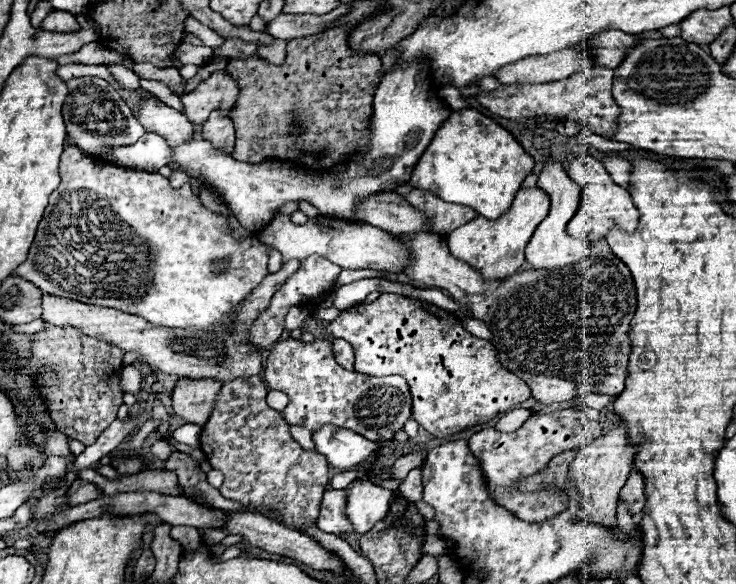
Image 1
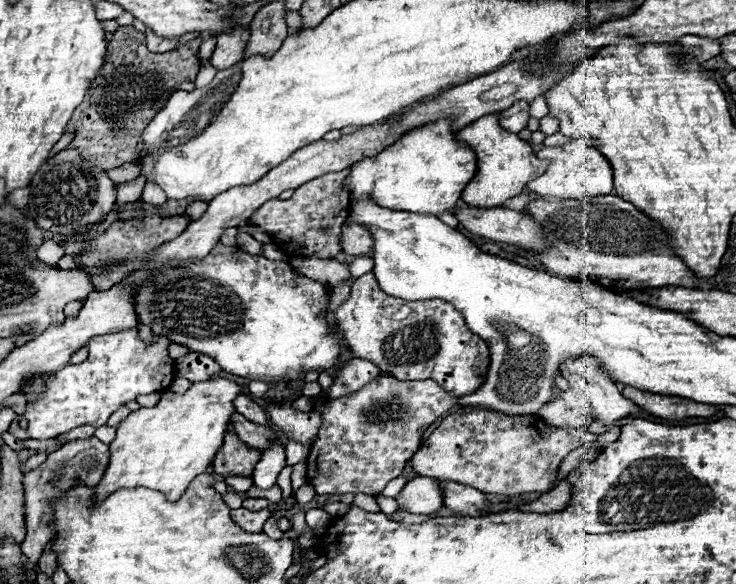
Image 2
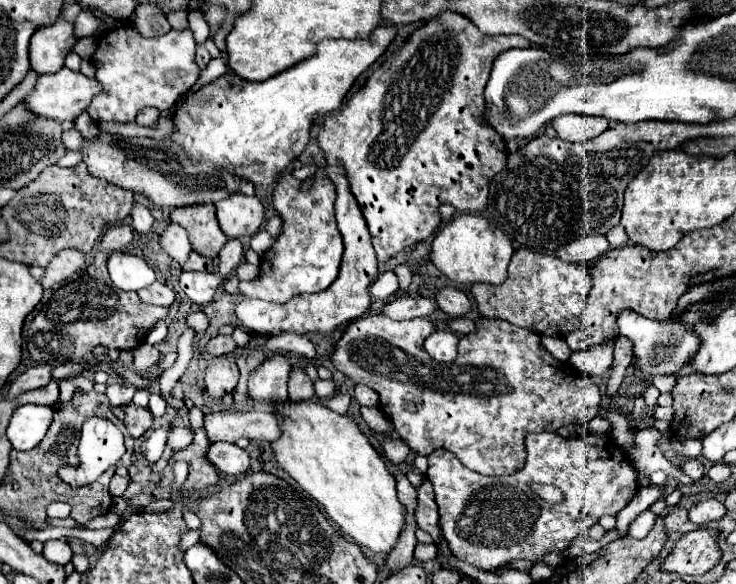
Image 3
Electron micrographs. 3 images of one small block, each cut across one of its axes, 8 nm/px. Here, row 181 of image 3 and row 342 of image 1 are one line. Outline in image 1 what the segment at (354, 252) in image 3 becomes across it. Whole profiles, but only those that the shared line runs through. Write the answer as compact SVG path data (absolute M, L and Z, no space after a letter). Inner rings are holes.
M334 338L332 340L332 354L334 354L336 362L340 366L344 366L346 370L352 370L354 368L354 352L352 352L352 346L346 340Z

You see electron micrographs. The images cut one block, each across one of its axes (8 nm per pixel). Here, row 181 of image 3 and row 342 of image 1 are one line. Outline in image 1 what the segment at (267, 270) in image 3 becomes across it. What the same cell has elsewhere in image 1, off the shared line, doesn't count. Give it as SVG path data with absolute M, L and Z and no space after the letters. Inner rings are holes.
M292 338L274 344L266 358L264 380L272 390L288 394L290 402L282 416L292 426L304 426L310 432L326 424L348 428L372 442L392 440L412 416L412 396L402 376L368 376L344 370L332 356L330 340L302 344Z

